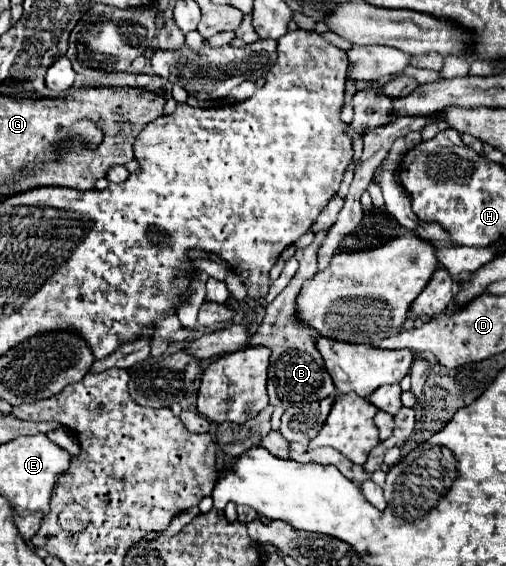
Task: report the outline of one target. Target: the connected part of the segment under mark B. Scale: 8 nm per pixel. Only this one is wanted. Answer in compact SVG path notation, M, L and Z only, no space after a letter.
M317 233L315 241L307 249L299 249L295 253L299 261L299 271L295 273L291 283L265 307L267 315L251 341L251 345L259 343L271 349L267 391L269 391L269 401L273 405L281 405L281 403L303 405L303 403L313 403L313 401L335 395L335 385L323 365L319 351L315 351L315 341L311 339L313 331L307 325L303 325L303 321L297 317L297 297L301 293L303 281L311 279L311 275L319 271L317 269L317 247L323 241L323 235L325 233Z

